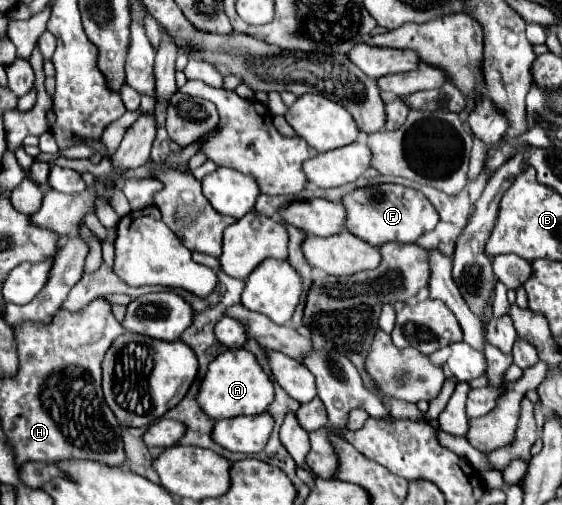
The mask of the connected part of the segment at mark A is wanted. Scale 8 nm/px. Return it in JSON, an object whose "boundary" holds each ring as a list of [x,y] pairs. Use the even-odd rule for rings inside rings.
{"boundary":[[[230,348],[216,356],[208,366],[208,372],[202,380],[198,392],[198,404],[214,420],[234,418],[242,414],[262,414],[268,404],[274,400],[274,386],[262,366],[256,362],[256,356],[244,348]]]}

